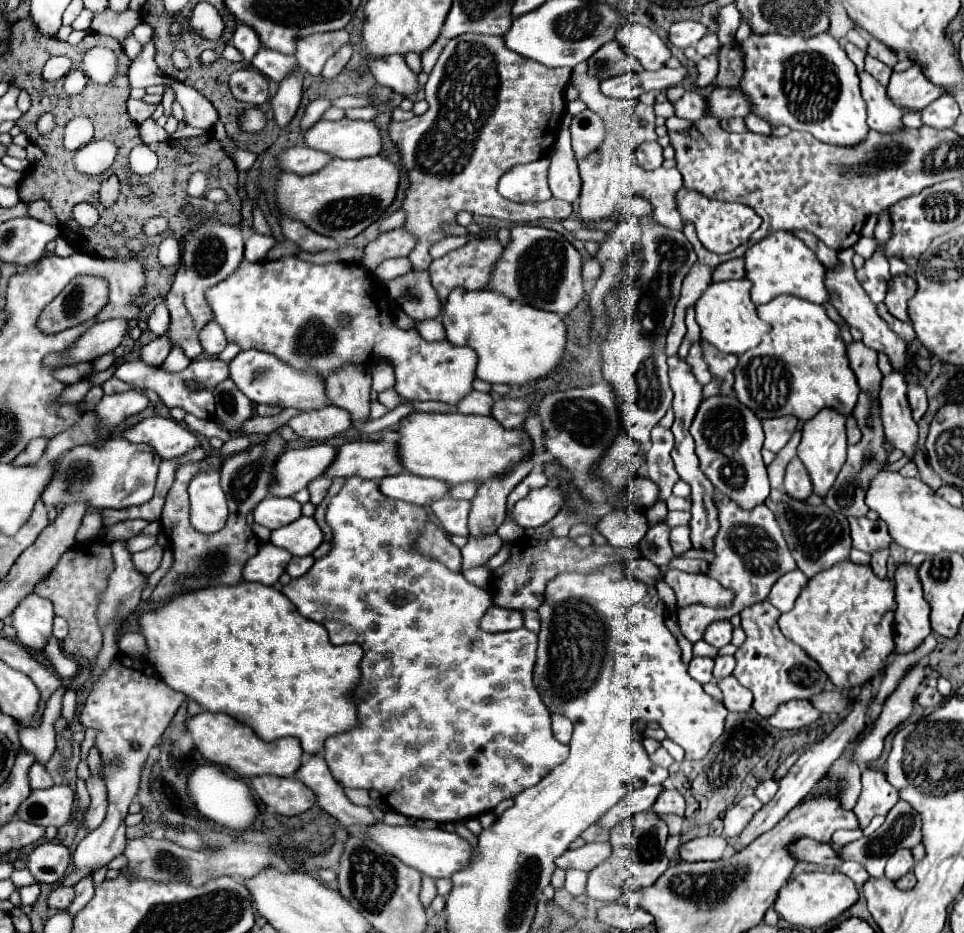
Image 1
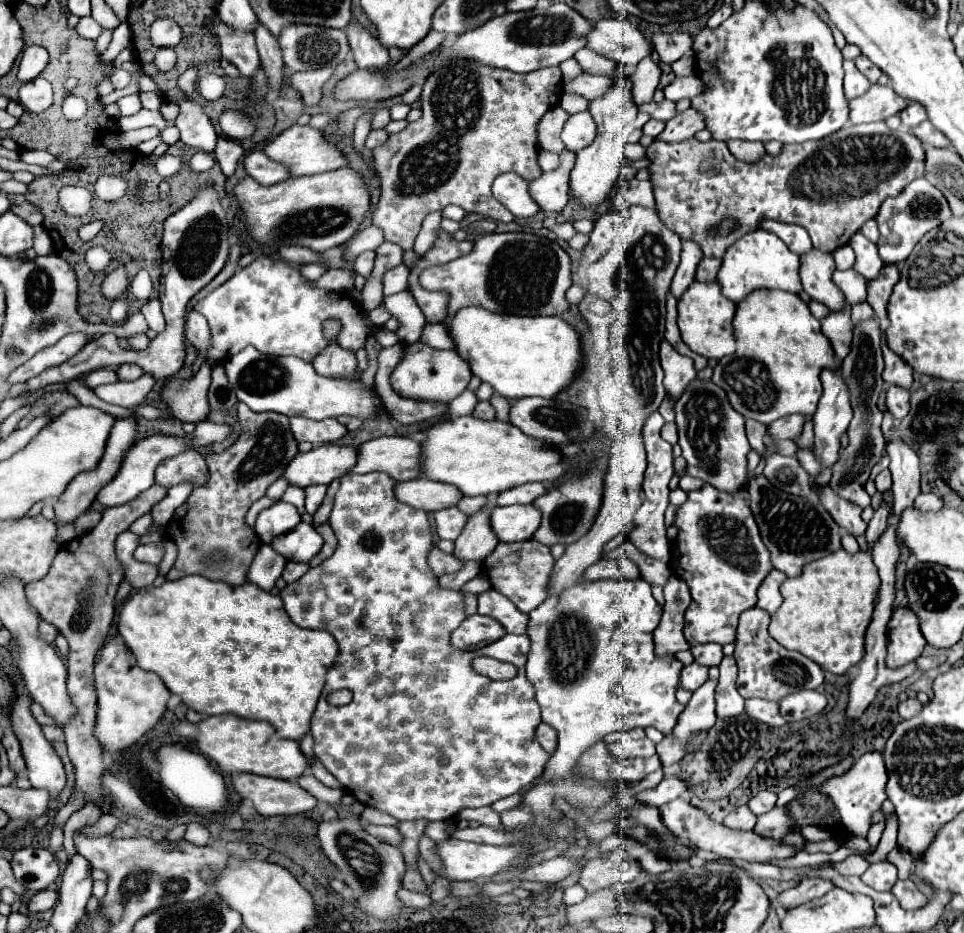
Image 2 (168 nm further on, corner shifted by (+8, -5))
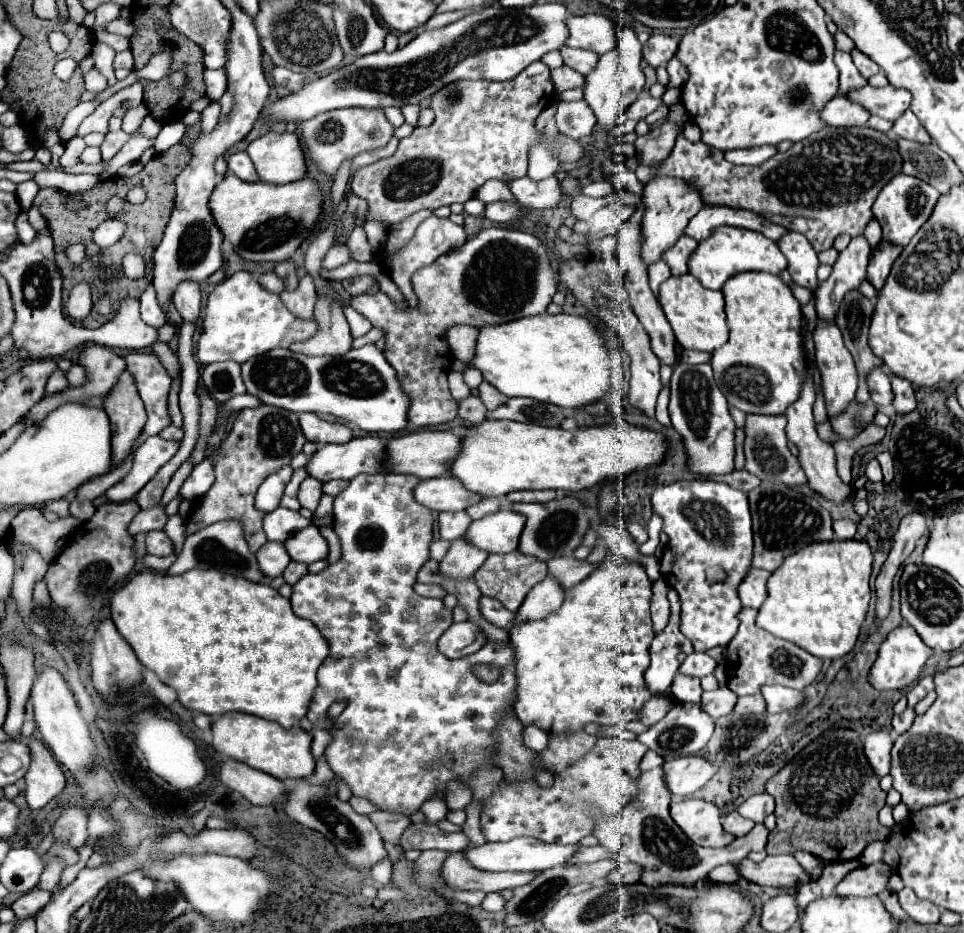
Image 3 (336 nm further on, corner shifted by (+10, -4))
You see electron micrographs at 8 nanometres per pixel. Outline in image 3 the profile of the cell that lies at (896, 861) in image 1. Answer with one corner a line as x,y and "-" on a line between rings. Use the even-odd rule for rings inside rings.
862,866
850,872
838,886
836,894
840,896
874,896
888,888
892,876
890,866

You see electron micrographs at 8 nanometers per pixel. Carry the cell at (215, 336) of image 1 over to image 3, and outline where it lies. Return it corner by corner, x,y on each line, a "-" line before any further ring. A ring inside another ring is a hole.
196,282
180,284
178,290
174,292
174,306
180,312
184,322
196,322
200,316
200,306
202,306
200,284

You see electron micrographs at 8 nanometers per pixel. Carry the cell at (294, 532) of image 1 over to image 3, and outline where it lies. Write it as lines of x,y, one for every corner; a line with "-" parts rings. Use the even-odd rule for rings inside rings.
310,524
306,528
302,528
300,532
296,532
294,536
290,536
284,542
284,548
288,552
288,556
296,562
304,562
308,558
308,562
316,562
328,556
328,542
324,540
324,536
320,534
318,526

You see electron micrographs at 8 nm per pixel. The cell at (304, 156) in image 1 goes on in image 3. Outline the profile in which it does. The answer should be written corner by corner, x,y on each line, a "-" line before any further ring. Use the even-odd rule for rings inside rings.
236,152
228,158
228,170
234,172
240,180
246,180
246,182
256,182
258,180
258,174
256,174
256,168
250,160
250,156
246,152

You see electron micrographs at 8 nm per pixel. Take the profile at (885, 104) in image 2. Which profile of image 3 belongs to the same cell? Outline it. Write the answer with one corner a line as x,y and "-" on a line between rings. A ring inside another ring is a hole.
840,94
822,110
822,120
826,120
826,124
830,126
864,126
868,118
870,112
866,108

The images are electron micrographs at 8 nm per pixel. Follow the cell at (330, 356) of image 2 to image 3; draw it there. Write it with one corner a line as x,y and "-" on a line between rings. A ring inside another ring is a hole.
318,296
316,308
314,308
314,318
318,320
318,332
310,340
304,340
302,344
292,344
290,350
298,352
298,354
306,354
306,356
344,356
352,348
352,334
350,334
346,318
342,314
342,304
336,304
330,298

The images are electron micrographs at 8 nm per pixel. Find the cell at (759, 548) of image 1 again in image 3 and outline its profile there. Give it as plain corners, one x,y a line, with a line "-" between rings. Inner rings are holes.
684,480
658,486
652,494
652,508
664,518
662,530
670,538
664,546
660,572
680,594
680,632
694,644
696,652
726,646
740,626
738,586
752,568
754,550
746,492
724,482

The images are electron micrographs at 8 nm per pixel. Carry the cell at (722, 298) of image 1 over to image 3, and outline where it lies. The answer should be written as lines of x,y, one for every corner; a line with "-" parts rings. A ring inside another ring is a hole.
692,274
672,276
660,286
660,306
674,330
678,344
686,350
700,350
700,352
714,352
728,340
726,316
724,316
724,294
708,290
700,284
700,280

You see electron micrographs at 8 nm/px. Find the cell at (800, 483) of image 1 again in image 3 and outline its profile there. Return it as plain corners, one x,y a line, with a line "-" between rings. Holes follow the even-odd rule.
746,416
746,470
754,476
758,476
762,482
778,482
784,486
802,486
806,484
806,476
796,460
796,456
790,454
786,446
786,418
784,416

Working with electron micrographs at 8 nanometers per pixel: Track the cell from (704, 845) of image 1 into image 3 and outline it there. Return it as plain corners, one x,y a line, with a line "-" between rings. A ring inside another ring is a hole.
626,862
626,864
620,864
610,876
608,880
614,882
614,884
634,884
638,882
642,876
642,866
638,864
632,864
632,862

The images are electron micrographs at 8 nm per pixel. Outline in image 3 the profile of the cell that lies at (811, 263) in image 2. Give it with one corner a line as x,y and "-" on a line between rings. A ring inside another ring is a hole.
790,232
782,238
782,242
778,242
778,246
788,260
788,272
792,280
814,292
820,286
820,280
816,276
820,260
812,244
802,234

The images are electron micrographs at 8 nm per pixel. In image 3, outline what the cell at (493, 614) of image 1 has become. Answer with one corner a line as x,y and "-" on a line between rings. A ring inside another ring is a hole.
464,620
452,624
444,636
438,640
438,650
446,658
460,658
480,650
486,644
486,634
474,626
474,622

